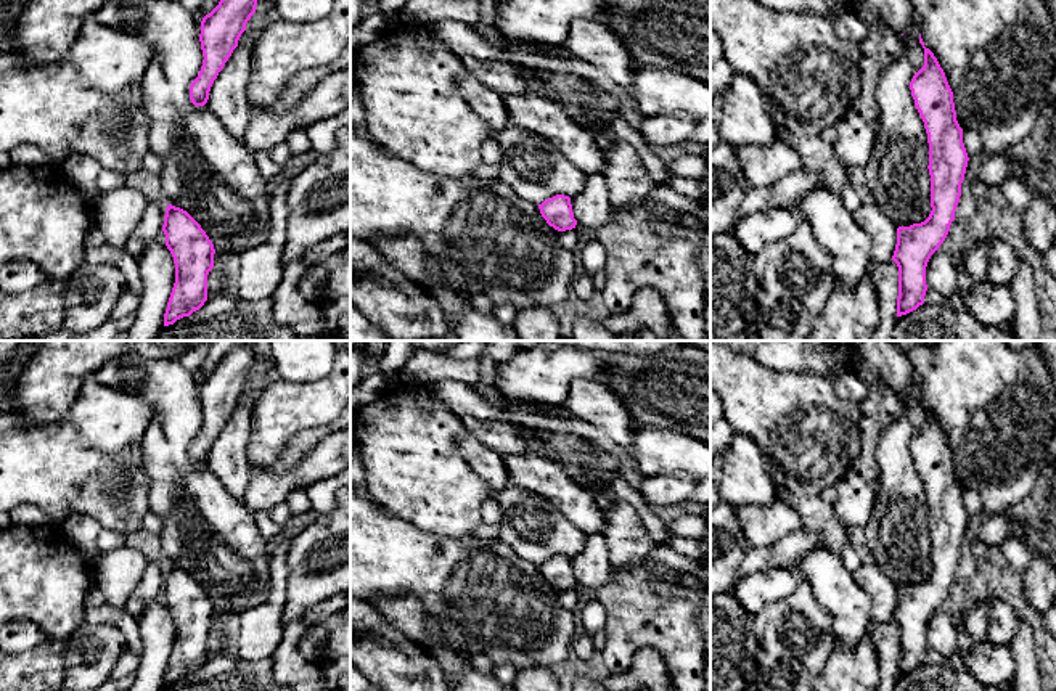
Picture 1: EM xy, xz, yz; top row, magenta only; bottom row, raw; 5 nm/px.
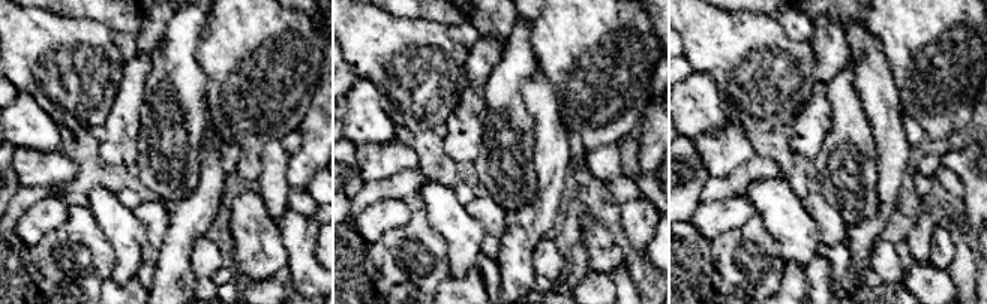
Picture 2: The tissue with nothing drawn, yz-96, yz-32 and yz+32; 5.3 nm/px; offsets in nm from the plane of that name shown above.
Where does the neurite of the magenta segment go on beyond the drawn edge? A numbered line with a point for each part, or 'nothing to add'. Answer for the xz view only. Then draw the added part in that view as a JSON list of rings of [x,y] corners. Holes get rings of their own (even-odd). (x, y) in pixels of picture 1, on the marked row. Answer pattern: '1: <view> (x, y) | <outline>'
nothing to add

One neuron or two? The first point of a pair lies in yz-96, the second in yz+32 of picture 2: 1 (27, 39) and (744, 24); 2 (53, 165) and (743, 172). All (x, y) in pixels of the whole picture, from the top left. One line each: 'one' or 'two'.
1: one
2: two

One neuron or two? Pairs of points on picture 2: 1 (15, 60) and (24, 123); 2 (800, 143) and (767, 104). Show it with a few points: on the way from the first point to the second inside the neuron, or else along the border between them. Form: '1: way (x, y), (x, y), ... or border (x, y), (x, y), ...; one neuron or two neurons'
1: border (18, 92), (33, 93); two neurons
2: border (810, 96), (788, 125); two neurons

